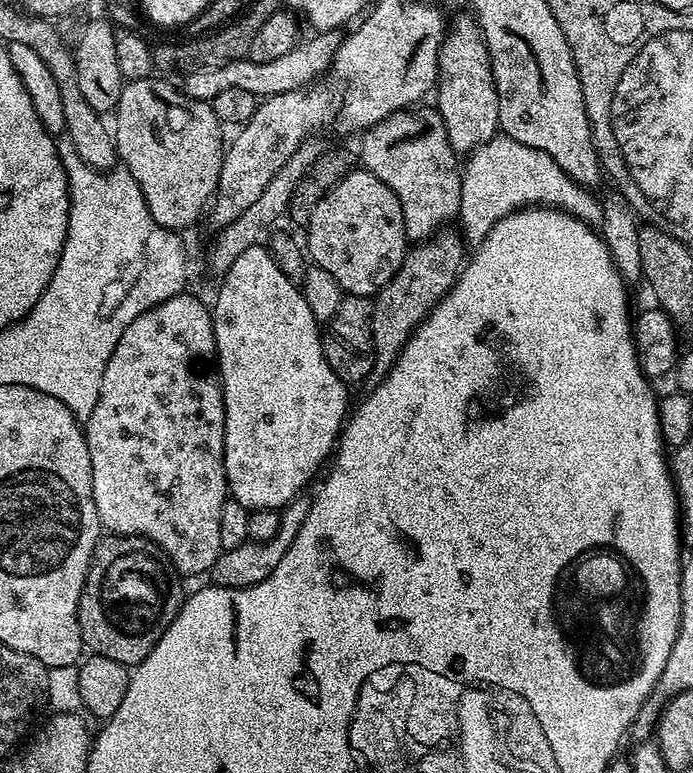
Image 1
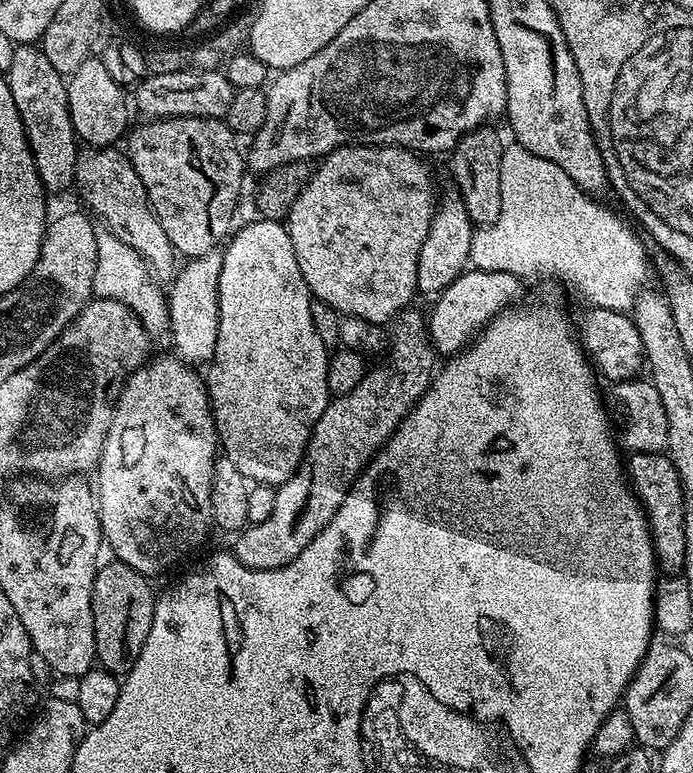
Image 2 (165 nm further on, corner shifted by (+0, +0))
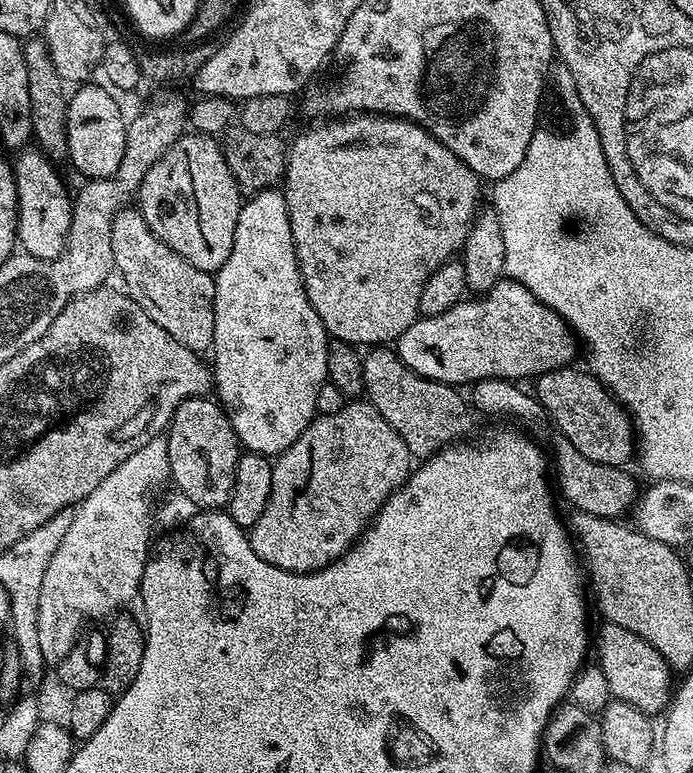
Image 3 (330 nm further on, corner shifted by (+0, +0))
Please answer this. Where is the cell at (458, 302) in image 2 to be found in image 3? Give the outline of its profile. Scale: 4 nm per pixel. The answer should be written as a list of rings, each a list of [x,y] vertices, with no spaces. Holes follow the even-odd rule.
[[[502,278],[489,292],[475,298],[465,298],[442,314],[420,316],[395,341],[394,351],[403,364],[414,370],[414,374],[443,384],[461,386],[471,385],[477,380],[524,382],[527,376],[535,378],[543,372],[567,368],[575,361],[572,359],[576,356],[576,344],[576,333],[553,308],[537,300],[536,295],[517,280]]]

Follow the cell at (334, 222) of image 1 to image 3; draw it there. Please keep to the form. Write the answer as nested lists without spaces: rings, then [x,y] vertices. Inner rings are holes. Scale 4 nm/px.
[[[352,114],[347,118],[336,118],[332,124],[321,128],[308,128],[288,148],[288,168],[284,171],[282,191],[286,210],[290,218],[290,234],[296,251],[296,261],[300,267],[300,276],[304,279],[304,289],[308,300],[314,306],[322,326],[332,340],[341,340],[353,346],[388,346],[400,339],[401,334],[420,316],[422,286],[426,278],[445,260],[451,260],[463,249],[468,237],[468,227],[481,207],[481,177],[458,158],[438,138],[434,138],[421,124],[413,120],[402,120],[398,116],[377,116],[375,114]]]

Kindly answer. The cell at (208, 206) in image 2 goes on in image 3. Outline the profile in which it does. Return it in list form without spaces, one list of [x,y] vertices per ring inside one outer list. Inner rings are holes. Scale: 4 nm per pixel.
[[[185,134],[176,140],[174,146],[150,166],[138,193],[138,207],[152,233],[182,254],[190,266],[213,274],[220,271],[226,258],[230,258],[241,203],[240,188],[230,174],[230,166],[226,166],[223,147],[213,137],[199,134]]]

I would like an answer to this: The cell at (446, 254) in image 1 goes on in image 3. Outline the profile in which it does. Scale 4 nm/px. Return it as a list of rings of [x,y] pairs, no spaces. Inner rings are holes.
[[[348,402],[338,414],[317,415],[299,438],[275,457],[270,502],[266,502],[262,518],[250,529],[254,554],[262,562],[287,572],[316,572],[333,564],[359,540],[380,507],[408,481],[413,468],[414,458],[406,450],[406,442],[398,438],[398,430],[378,414],[371,402]]]

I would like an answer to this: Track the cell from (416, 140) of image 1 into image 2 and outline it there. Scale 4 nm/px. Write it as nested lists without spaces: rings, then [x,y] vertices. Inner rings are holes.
[[[448,186],[444,193],[439,193],[432,209],[430,230],[426,230],[426,242],[422,242],[422,254],[418,254],[417,293],[424,292],[429,298],[444,292],[454,278],[466,271],[470,264],[470,242],[474,225],[470,214],[466,214],[466,202],[462,202],[460,191],[455,186]]]

